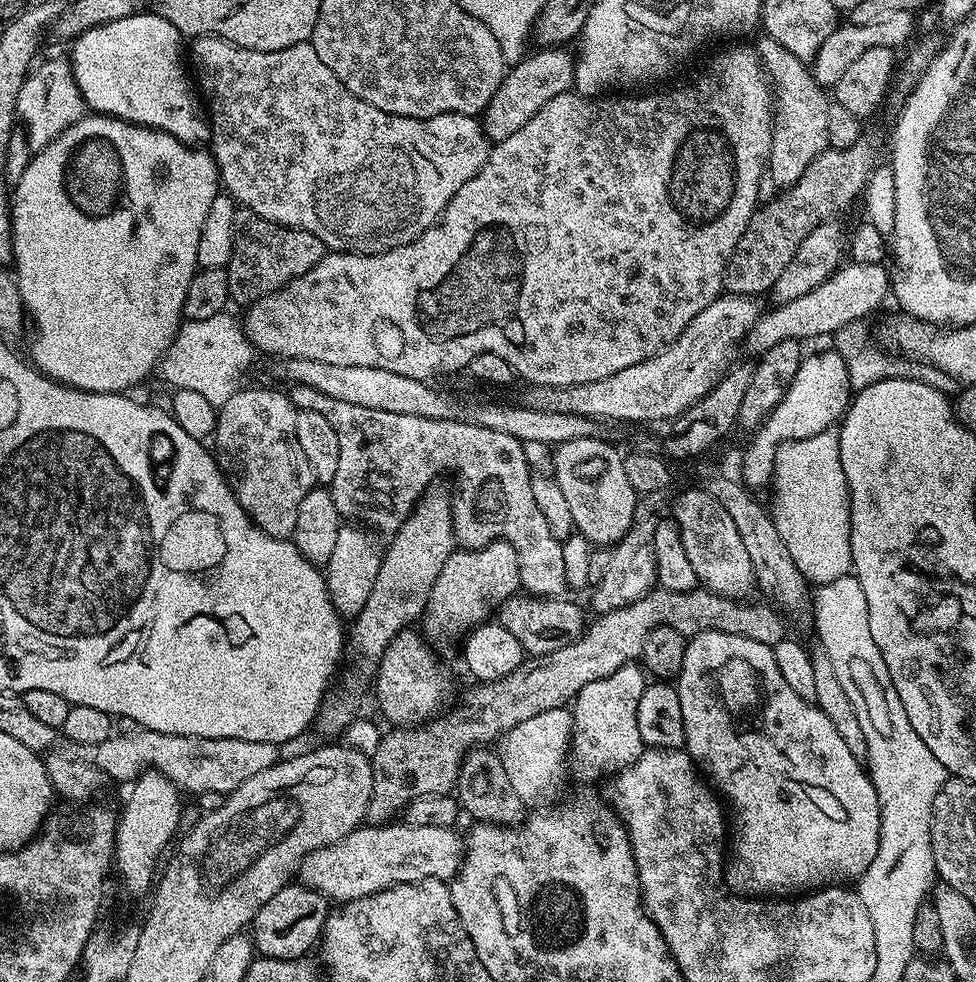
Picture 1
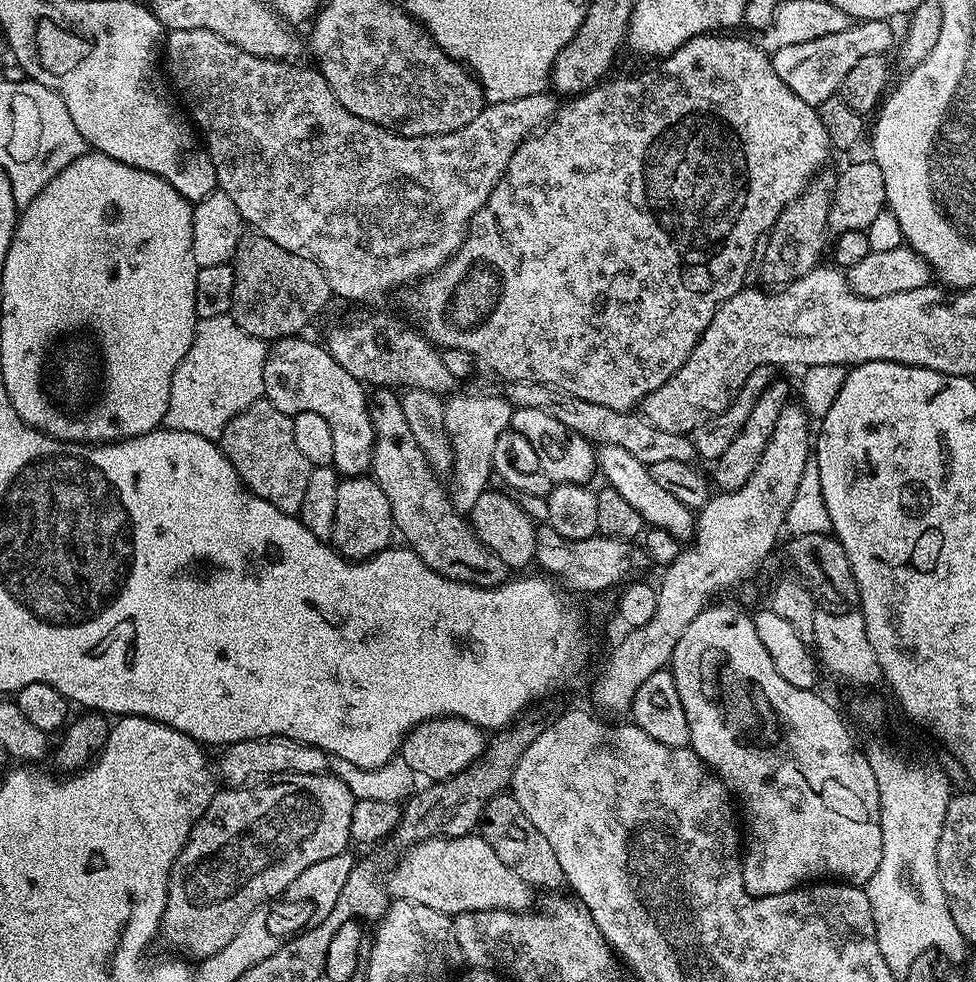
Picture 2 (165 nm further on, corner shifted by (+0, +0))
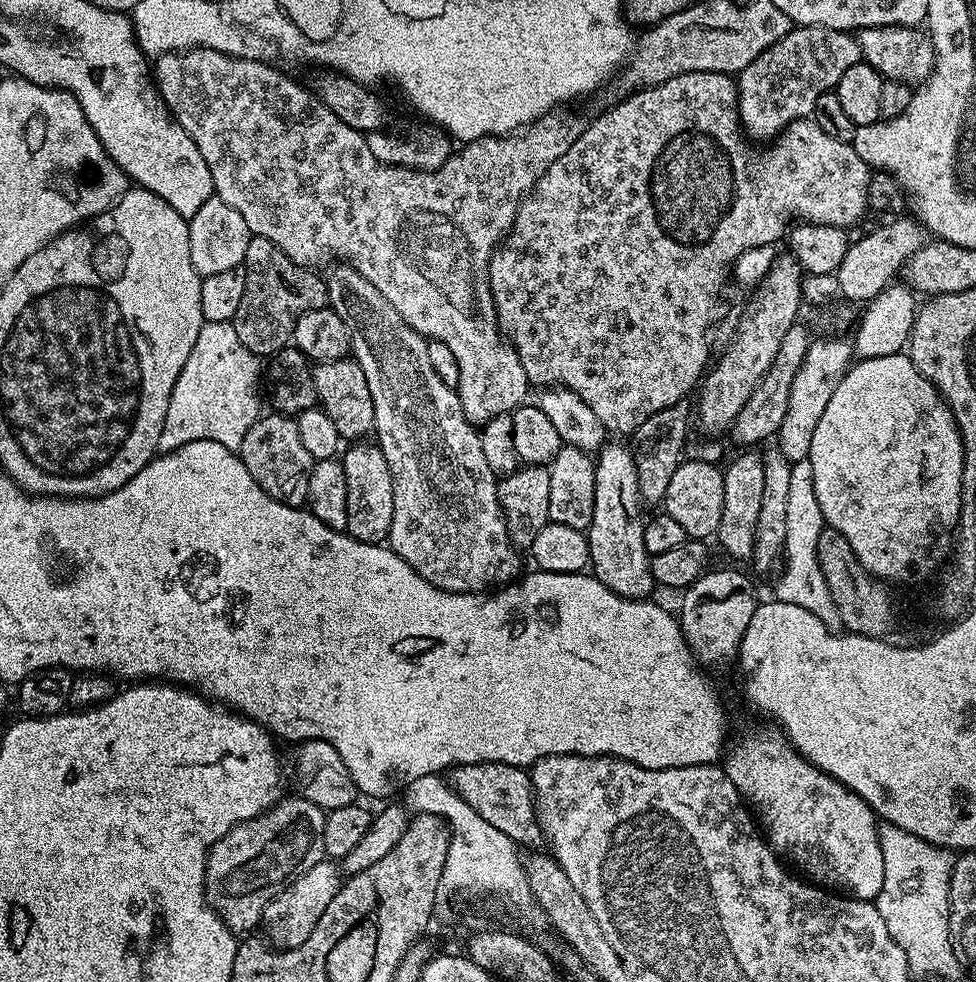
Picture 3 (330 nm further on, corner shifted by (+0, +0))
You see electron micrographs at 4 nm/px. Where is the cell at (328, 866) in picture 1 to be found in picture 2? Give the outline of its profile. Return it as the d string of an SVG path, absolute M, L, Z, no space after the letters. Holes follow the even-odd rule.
M469 834L458 838L434 838L423 840L414 844L403 853L404 857L392 868L392 873L387 873L386 887L392 900L405 900L418 902L418 906L430 906L430 910L444 912L450 917L455 917L463 912L481 912L482 910L506 910L507 912L523 912L531 909L533 889L490 846L484 837L479 834Z

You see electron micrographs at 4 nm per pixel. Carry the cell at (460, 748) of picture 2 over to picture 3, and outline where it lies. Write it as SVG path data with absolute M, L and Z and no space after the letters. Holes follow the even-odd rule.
M458 764L447 773L446 779L452 789L478 813L481 818L486 818L490 826L502 830L506 838L510 838L518 846L524 844L532 848L536 843L544 840L544 831L540 829L540 822L536 819L536 795L532 792L532 778L525 769L509 764Z

